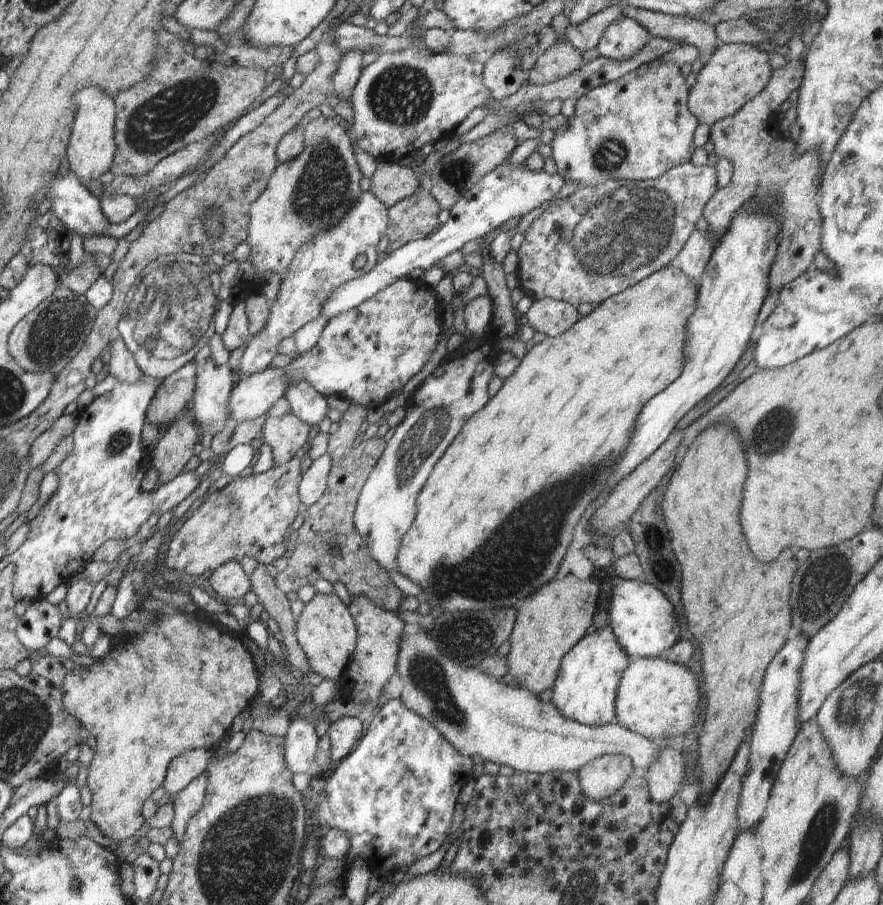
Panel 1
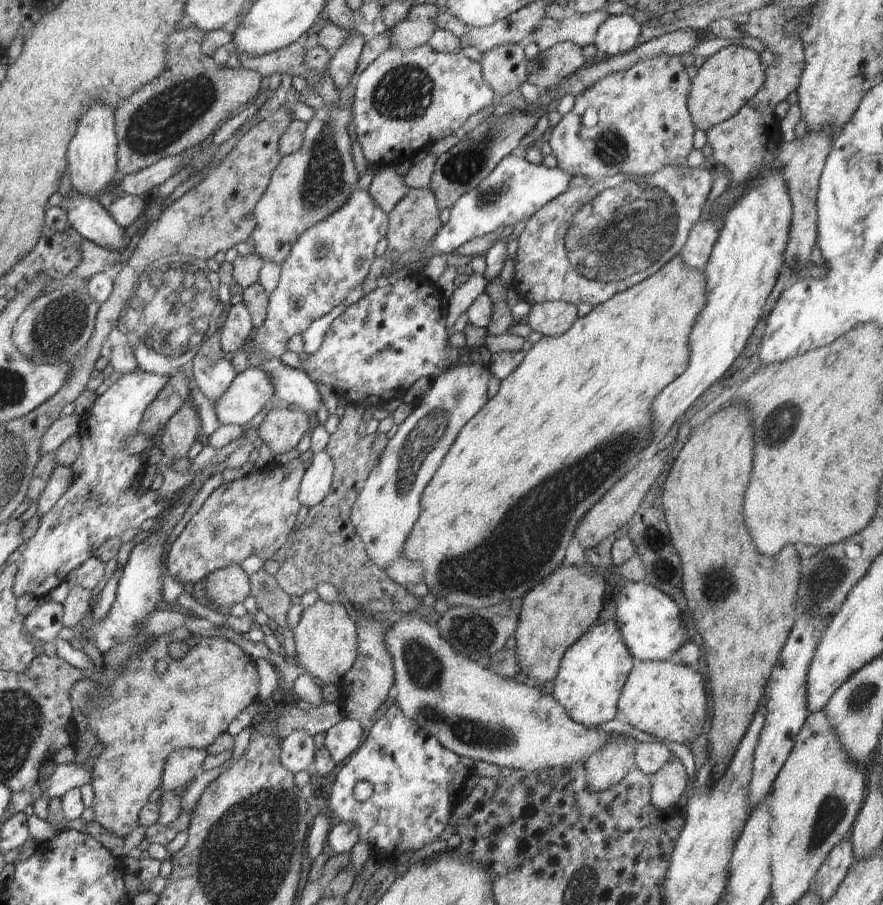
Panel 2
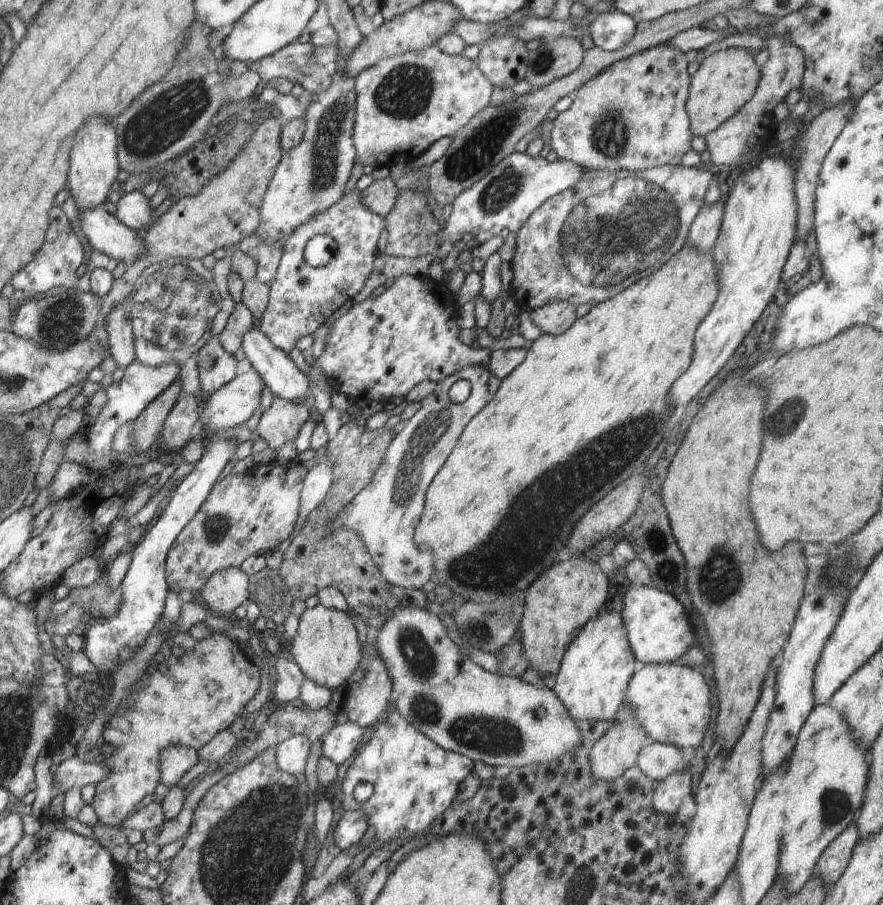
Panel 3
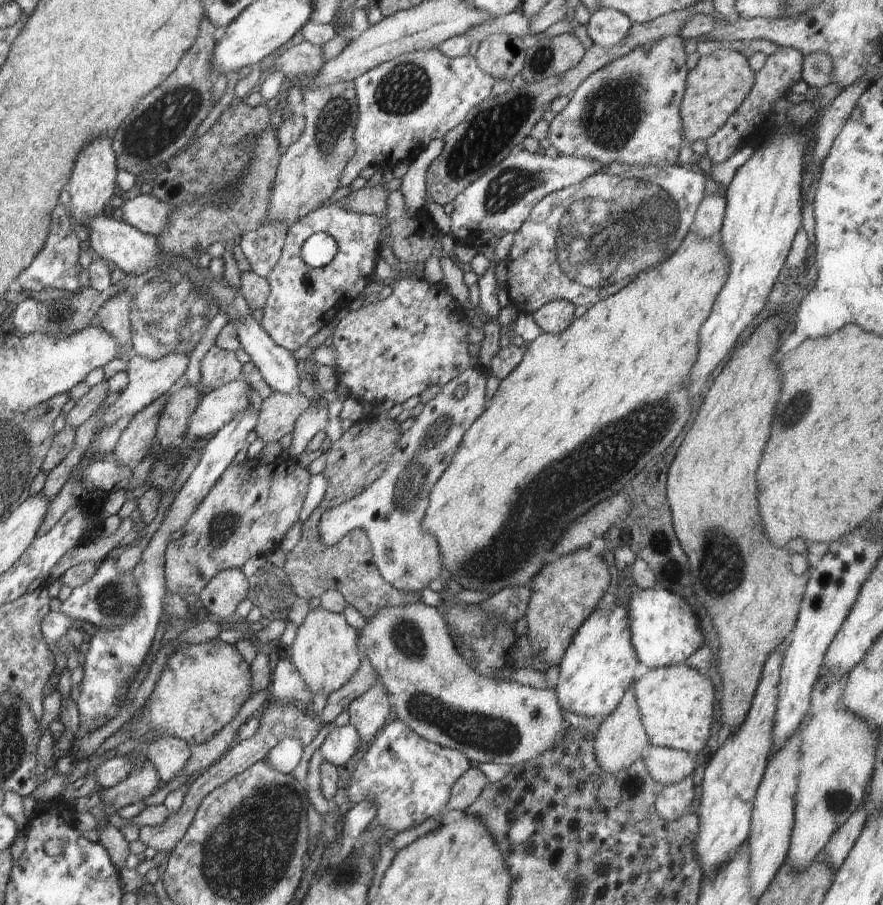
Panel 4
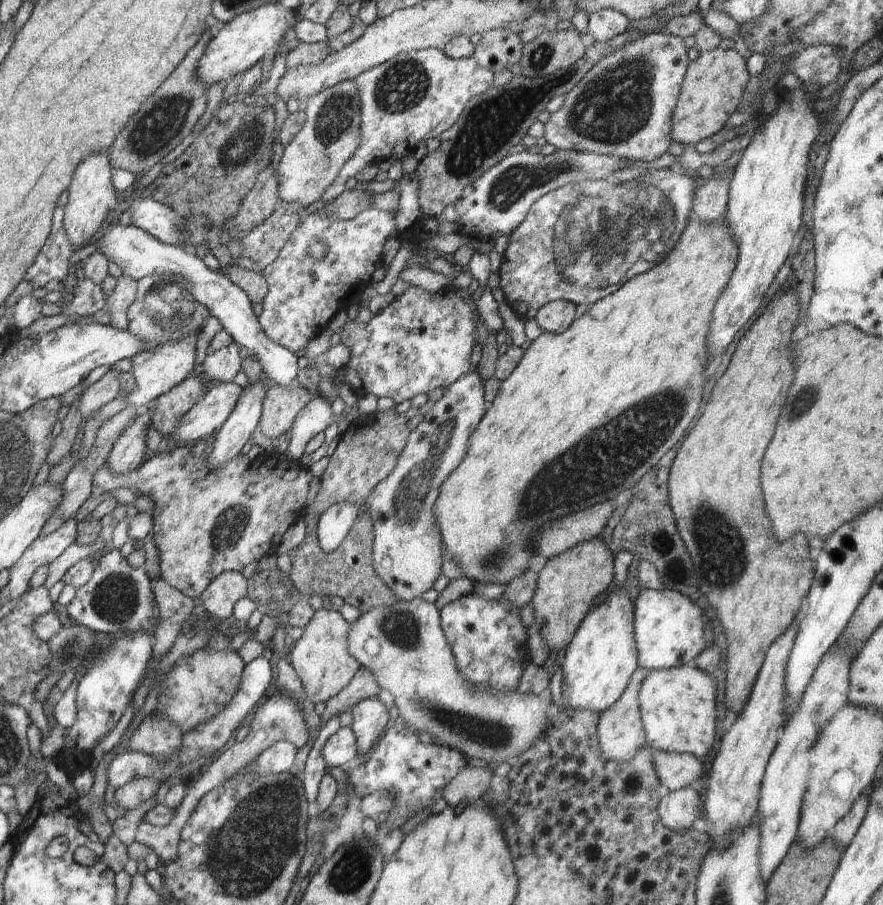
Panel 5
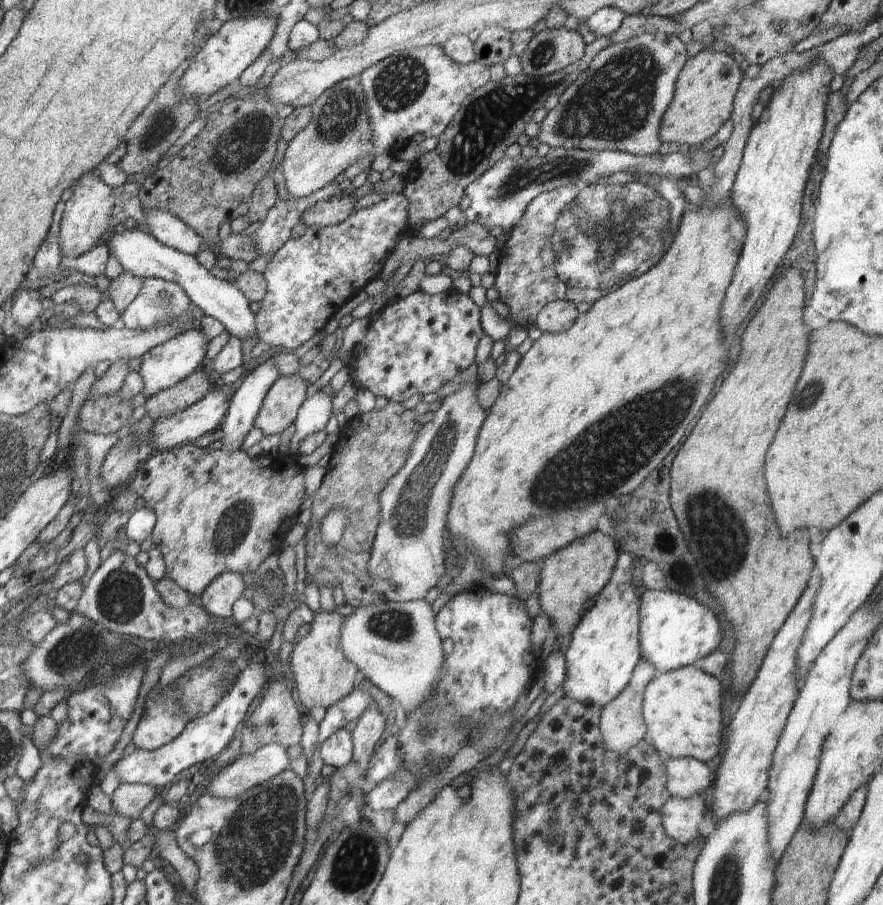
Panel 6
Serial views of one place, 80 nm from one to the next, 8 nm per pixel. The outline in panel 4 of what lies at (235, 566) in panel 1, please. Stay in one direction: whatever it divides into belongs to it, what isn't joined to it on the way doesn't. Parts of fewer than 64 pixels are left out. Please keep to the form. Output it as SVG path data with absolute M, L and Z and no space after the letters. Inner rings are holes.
M228 569L216 573L198 595L204 615L217 620L232 616L238 604L248 598L249 579L241 569Z

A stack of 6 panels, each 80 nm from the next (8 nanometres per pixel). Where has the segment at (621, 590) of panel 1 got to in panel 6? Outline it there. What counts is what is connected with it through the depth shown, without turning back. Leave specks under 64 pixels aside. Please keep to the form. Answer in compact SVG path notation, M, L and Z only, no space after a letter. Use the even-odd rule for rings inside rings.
M650 591L644 592L639 602L639 639L641 656L650 661L658 673L670 672L688 665L717 651L722 642L722 628L716 616L704 604L678 594L678 592Z

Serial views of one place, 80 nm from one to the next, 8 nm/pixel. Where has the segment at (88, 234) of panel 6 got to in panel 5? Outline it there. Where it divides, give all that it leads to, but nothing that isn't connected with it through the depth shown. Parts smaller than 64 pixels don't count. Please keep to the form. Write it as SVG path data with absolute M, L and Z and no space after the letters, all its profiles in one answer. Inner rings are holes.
M109 152L94 153L83 160L74 171L71 185L69 186L69 199L65 205L64 228L67 240L73 246L74 252L88 245L92 236L106 220L106 216L115 214L116 204L124 200L124 195L119 193L111 181L111 166Z

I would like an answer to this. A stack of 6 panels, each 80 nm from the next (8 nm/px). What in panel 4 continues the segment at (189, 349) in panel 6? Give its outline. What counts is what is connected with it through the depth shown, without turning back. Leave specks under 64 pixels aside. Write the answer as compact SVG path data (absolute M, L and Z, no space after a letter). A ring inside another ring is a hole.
M133 353L132 356L126 360L128 364L126 372L129 378L128 386L122 391L120 398L108 407L100 425L109 427L116 423L121 416L128 415L133 417L143 408L146 408L149 404L152 404L155 400L164 396L169 392L170 388L174 386L176 380L184 376L189 365L189 360L190 356L186 353L166 354L165 357L155 361L151 361L150 359Z

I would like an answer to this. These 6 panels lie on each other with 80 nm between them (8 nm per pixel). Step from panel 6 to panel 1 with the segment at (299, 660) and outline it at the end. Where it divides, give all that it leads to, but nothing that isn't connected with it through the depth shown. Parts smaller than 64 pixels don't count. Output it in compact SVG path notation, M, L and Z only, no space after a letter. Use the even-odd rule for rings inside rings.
M317 593L306 603L296 621L296 638L306 655L310 669L322 678L337 681L344 675L351 658L355 653L357 626L349 608L342 603L338 595Z

